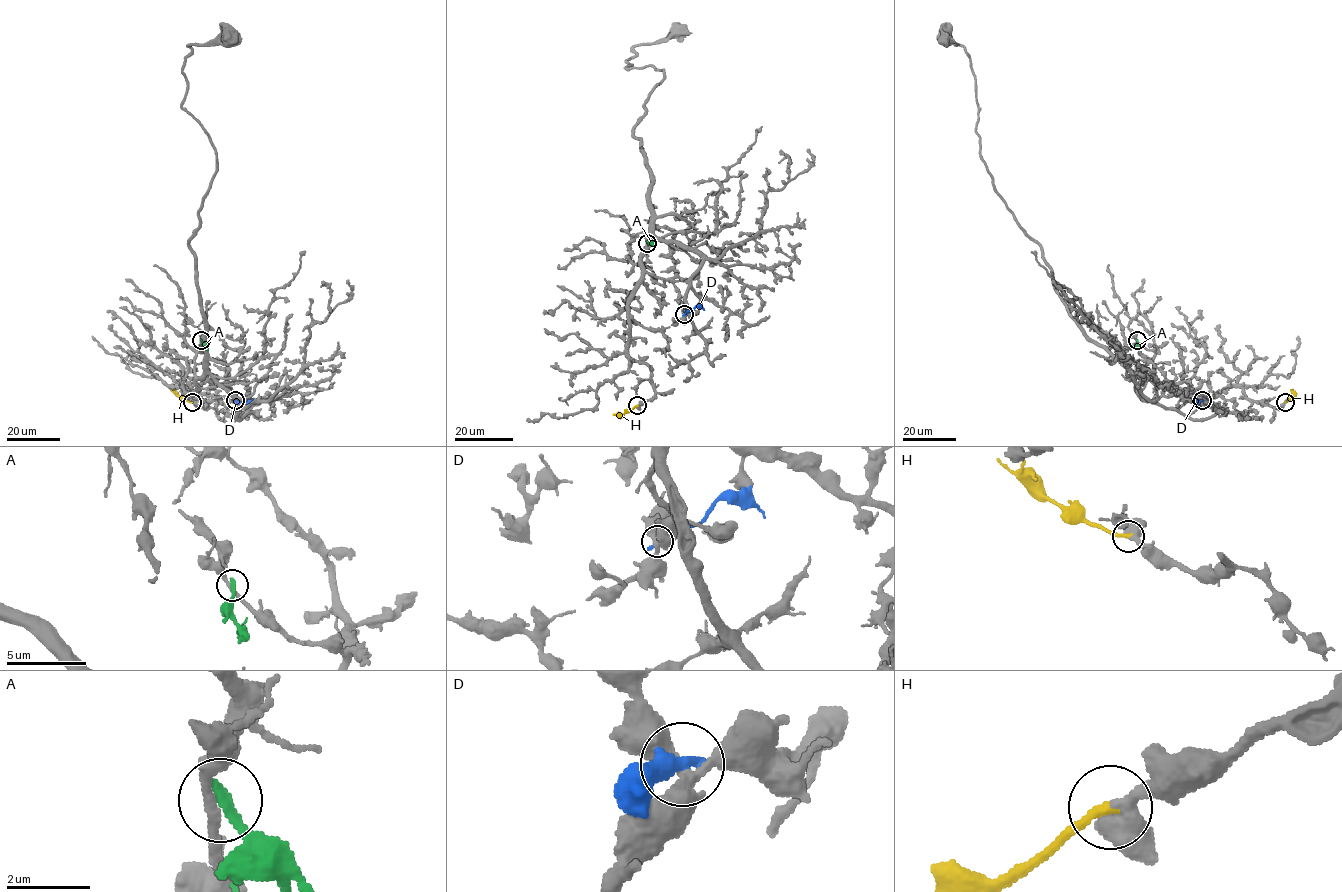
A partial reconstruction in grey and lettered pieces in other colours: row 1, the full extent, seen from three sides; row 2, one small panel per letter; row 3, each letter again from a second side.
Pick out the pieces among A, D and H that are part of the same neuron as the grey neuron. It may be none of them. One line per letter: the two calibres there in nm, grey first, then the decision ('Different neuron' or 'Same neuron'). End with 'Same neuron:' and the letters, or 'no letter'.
A: Thickness 240 nm (grey) against 280 nm. Different neuron
D: Thickness 360 nm (grey) against 480 nm. Different neuron
H: Thickness 400 nm (grey) against 280 nm. Same neuron
Same neuron: H

